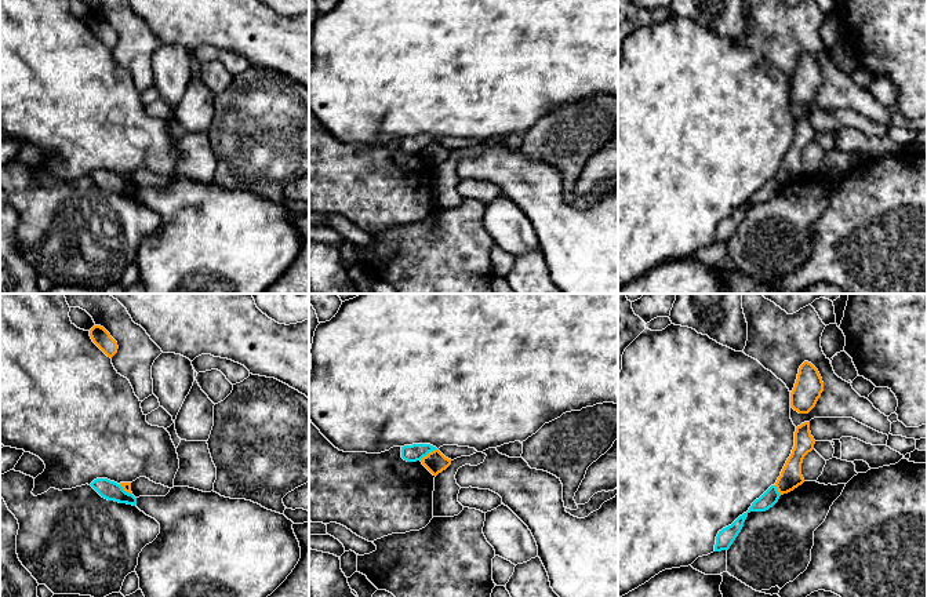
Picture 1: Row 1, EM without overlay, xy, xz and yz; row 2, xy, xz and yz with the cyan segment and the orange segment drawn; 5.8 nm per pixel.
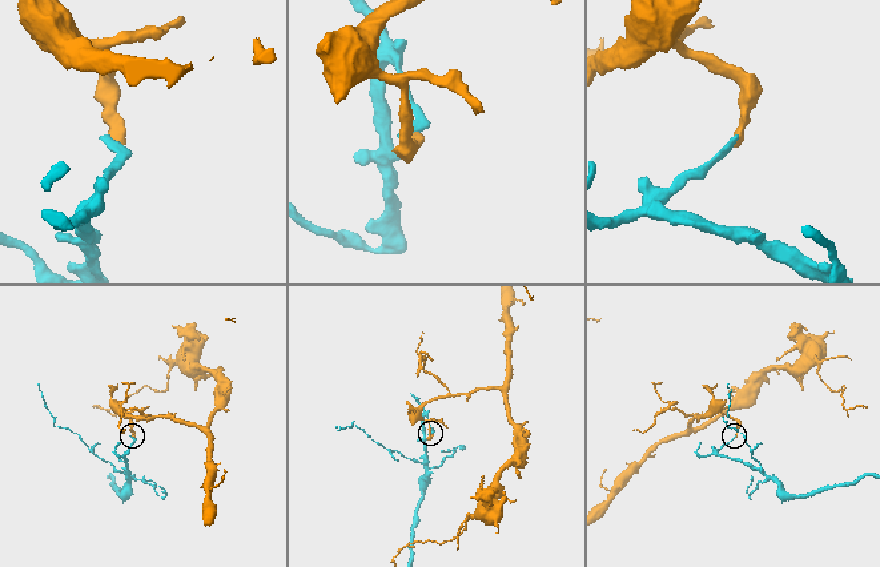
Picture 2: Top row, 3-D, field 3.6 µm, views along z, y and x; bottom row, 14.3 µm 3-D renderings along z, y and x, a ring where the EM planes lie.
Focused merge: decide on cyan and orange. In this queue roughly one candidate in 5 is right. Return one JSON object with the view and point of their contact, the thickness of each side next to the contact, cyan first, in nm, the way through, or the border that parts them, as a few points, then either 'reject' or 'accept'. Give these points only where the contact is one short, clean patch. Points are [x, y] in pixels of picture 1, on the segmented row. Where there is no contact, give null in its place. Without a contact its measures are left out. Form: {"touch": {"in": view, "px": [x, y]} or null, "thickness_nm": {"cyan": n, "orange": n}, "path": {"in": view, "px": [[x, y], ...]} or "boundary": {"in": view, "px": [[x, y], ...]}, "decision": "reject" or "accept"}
{"touch": {"in": "xz", "px": [428, 452]}, "thickness_nm": {"cyan": 100, "orange": 120}, "boundary": {"in": "xz", "px": [[436, 448], [420, 459]]}, "decision": "reject"}

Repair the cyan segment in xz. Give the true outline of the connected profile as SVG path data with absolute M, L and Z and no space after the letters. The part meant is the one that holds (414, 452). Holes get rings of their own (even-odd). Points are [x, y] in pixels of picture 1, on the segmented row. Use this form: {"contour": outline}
{"contour": "M430 444L404 445L401 447L401 458L407 462L417 462L435 449L437 448Z"}

